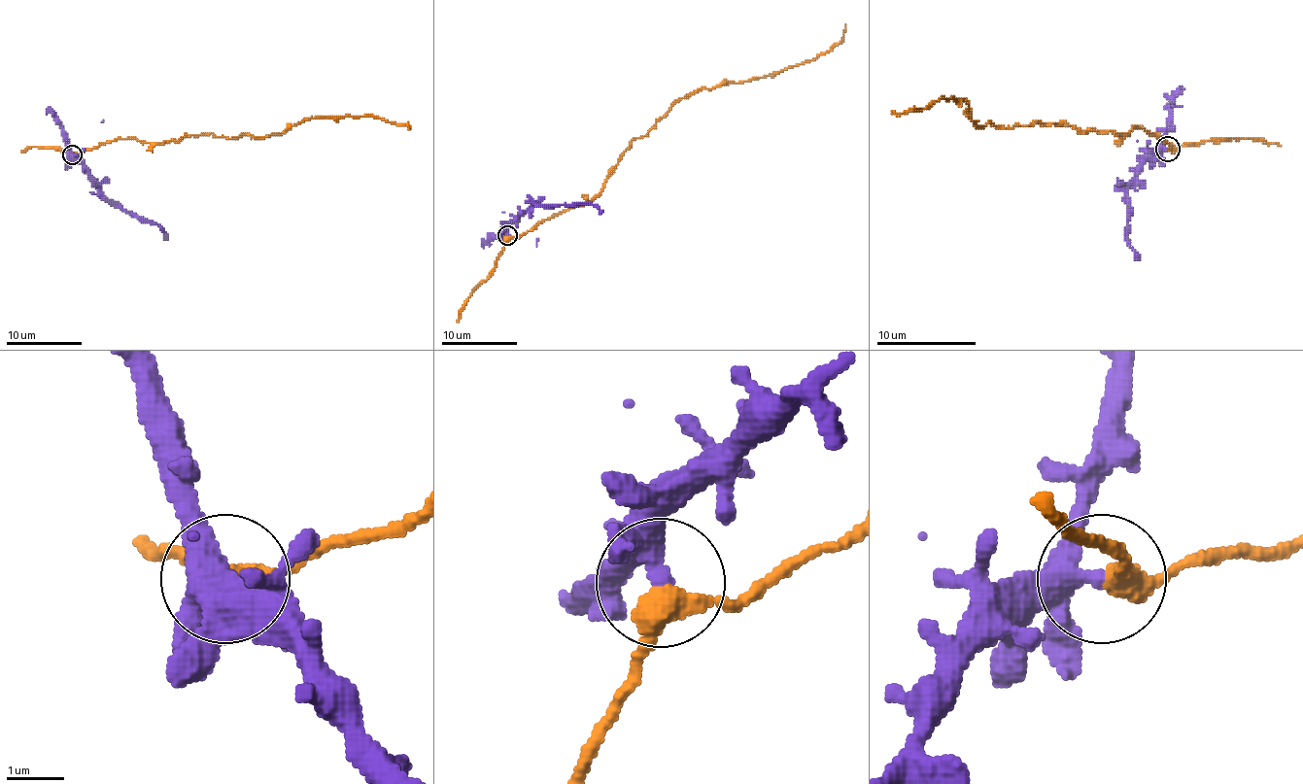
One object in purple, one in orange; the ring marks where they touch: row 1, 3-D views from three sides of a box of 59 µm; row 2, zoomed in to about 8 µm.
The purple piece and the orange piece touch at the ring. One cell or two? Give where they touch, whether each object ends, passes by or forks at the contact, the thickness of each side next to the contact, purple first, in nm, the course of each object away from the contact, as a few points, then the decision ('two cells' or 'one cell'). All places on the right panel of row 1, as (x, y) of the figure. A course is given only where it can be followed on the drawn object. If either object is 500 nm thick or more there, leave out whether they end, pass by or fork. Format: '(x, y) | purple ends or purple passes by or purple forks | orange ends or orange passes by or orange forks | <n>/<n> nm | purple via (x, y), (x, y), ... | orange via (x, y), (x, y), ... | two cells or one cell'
(1167, 149) | purple passes by | orange passes by | 340/400 nm | purple via (1167, 148), (1156, 151), (1127, 190), (1127, 235), (1137, 259) | orange via (1169, 148), (1145, 128), (1085, 131), (1036, 120), (978, 125), (966, 101), (951, 98), (892, 111) | two cells

